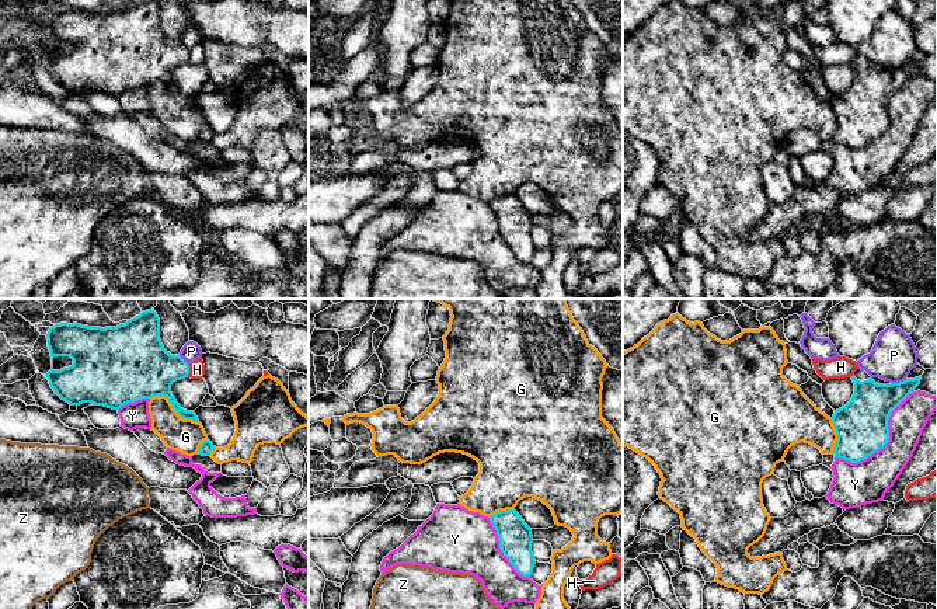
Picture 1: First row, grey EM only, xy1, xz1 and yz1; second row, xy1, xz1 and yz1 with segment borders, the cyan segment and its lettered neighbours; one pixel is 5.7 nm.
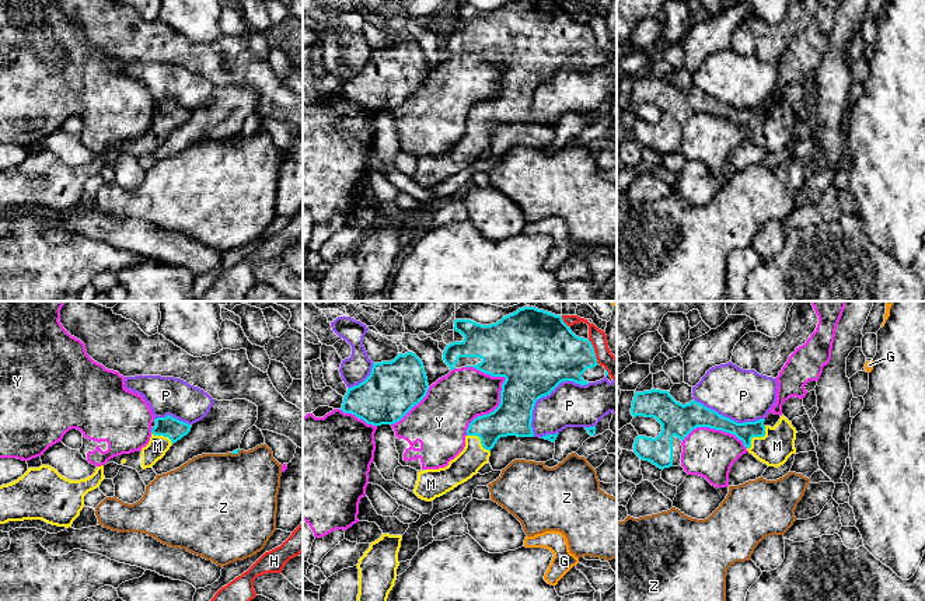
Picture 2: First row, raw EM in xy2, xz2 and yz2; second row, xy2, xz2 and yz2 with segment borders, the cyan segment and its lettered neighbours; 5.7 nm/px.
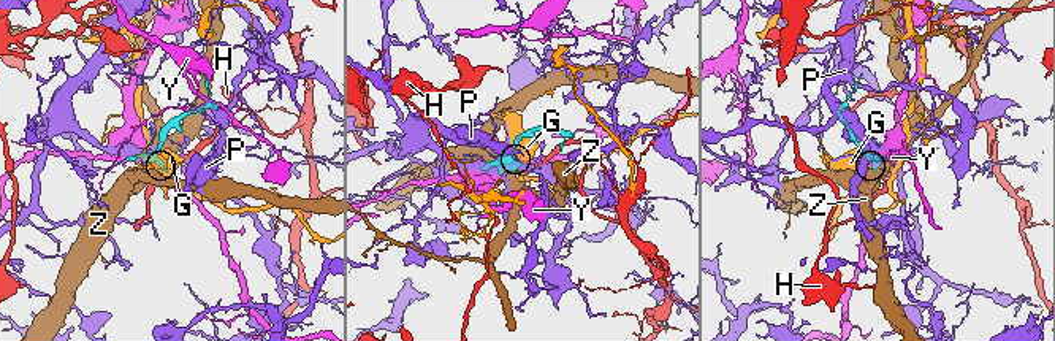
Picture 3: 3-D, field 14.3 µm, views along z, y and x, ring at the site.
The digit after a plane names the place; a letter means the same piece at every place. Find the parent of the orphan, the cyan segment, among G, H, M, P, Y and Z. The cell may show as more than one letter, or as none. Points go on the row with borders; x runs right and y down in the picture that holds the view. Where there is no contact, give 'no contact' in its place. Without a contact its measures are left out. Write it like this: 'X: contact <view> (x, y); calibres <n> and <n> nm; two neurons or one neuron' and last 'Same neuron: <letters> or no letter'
G: contact xy1 (173, 407); calibres 300 and 190 nm; two neurons
H: contact xz2 (593, 352); calibres 360 and 110 nm; two neurons
M: contact yz2 (757, 436); calibres 110 and 190 nm; one neuron
P: contact xz2 (545, 395); calibres 440 and 260 nm; two neurons
Y: contact xz2 (494, 411); calibres 240 and 300 nm; two neurons
Z: contact xy2 (234, 453); calibres 20 and 500 nm; two neurons
Same neuron: M

